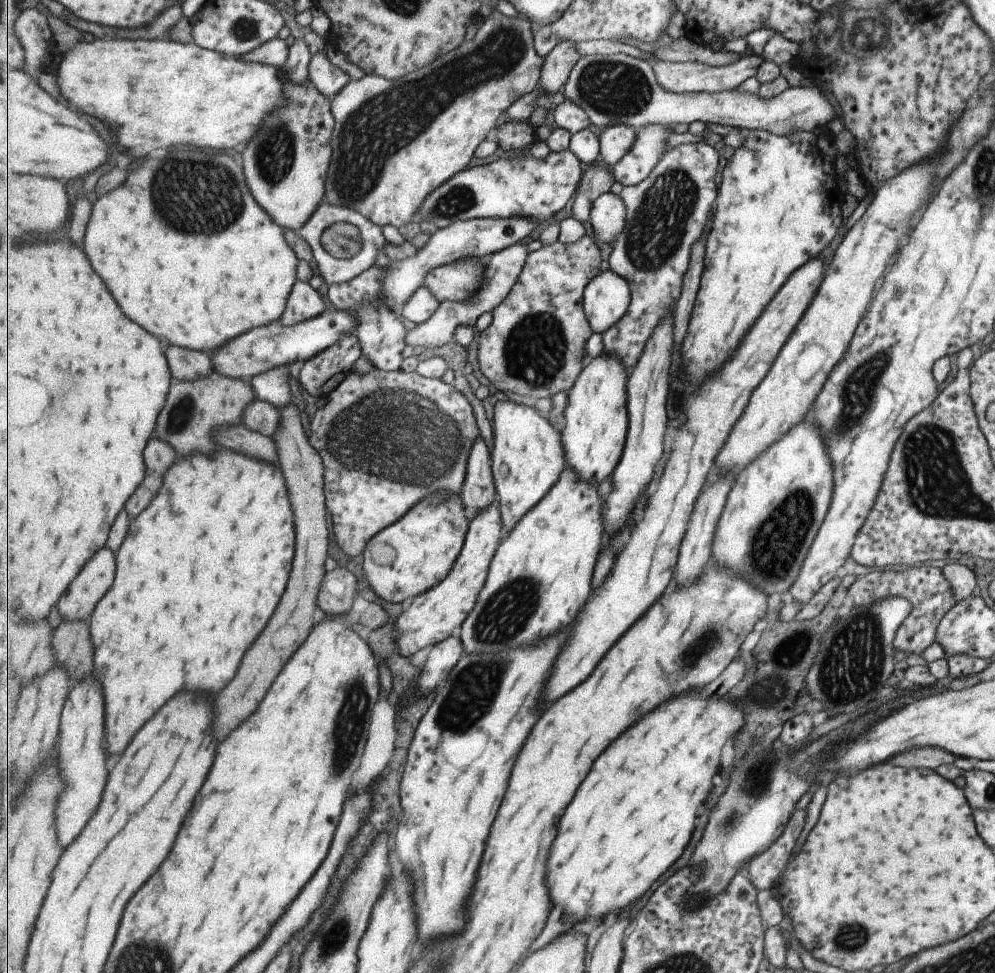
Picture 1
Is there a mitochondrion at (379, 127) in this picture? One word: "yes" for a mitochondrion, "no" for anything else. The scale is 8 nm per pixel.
yes

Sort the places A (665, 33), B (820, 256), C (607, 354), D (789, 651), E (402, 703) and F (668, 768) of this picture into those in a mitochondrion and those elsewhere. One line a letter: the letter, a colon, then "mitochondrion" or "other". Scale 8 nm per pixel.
A: other
B: other
C: other
D: mitochondrion
E: other
F: other

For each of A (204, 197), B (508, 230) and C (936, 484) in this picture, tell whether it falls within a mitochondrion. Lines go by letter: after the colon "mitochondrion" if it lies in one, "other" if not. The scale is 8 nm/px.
A: mitochondrion
B: other
C: mitochondrion

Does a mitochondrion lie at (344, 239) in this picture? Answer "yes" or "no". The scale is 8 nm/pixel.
yes

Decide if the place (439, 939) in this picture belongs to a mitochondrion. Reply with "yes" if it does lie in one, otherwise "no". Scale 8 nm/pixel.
no

